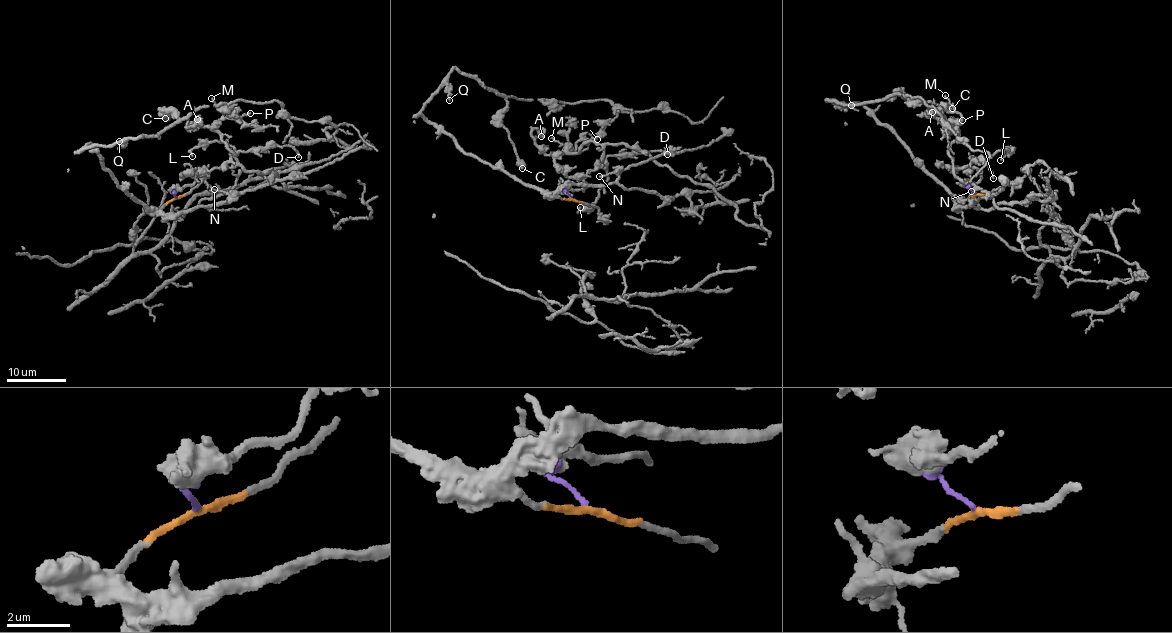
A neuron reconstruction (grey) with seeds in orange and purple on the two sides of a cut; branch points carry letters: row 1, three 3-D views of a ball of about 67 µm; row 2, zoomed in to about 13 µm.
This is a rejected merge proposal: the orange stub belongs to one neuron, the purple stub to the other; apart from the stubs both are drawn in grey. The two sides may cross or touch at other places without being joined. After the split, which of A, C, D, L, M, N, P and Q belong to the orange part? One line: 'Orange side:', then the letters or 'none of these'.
Orange side: C, N, Q

